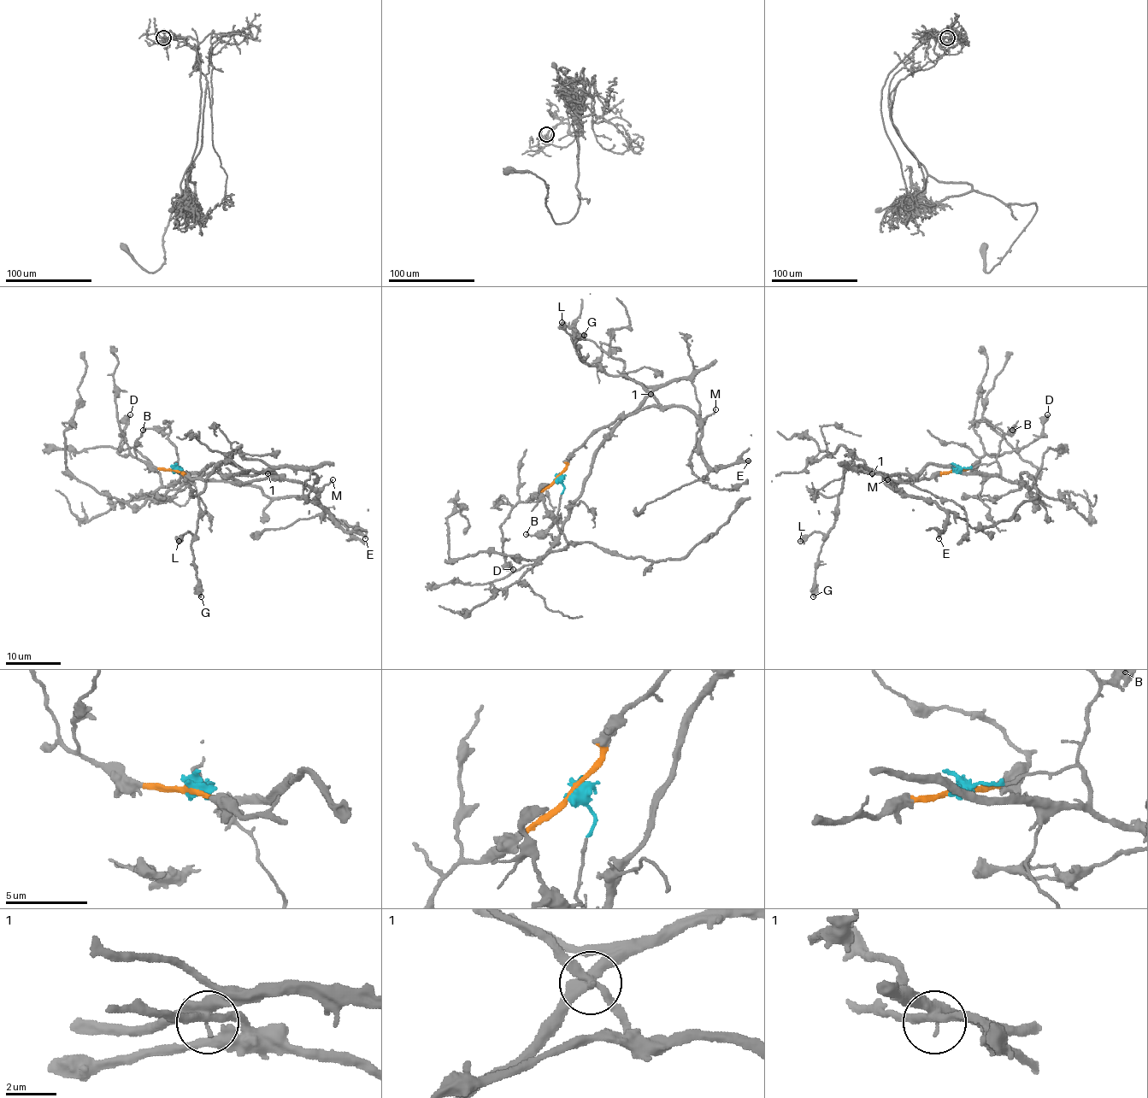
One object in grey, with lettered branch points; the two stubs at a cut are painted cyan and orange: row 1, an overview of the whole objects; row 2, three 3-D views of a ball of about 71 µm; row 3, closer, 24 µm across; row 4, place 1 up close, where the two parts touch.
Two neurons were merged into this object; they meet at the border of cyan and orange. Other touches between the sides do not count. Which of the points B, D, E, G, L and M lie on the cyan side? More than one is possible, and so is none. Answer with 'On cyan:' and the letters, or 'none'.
On cyan: B

